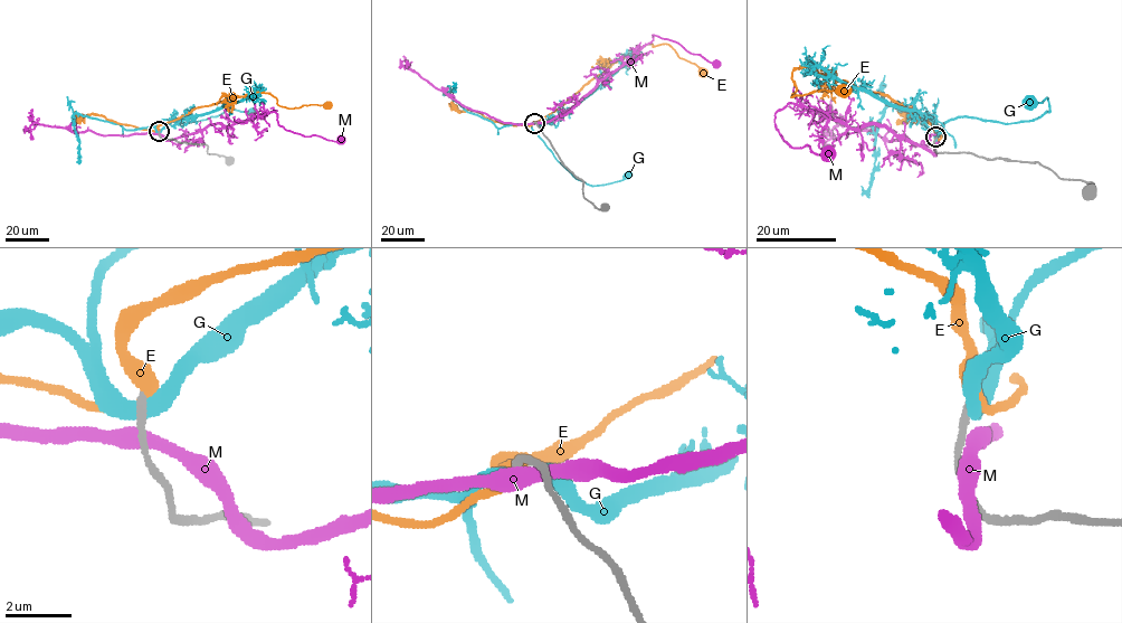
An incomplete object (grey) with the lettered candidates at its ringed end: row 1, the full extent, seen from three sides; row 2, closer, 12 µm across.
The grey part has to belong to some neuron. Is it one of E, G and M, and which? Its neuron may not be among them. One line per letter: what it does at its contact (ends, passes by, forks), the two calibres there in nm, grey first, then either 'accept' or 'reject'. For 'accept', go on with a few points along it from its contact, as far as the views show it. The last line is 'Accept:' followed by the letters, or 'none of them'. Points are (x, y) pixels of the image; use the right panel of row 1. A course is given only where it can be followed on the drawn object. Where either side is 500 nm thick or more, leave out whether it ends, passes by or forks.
E: it passes by; 240 nm thick on the grey side, 360 nm on the other; reject
G: it passes by; 260 nm thick on the grey side, 440 nm on the other; reject
M: it passes by; 190 nm thick on the grey side, 460 nm on the other; reject
Accept: none of them

